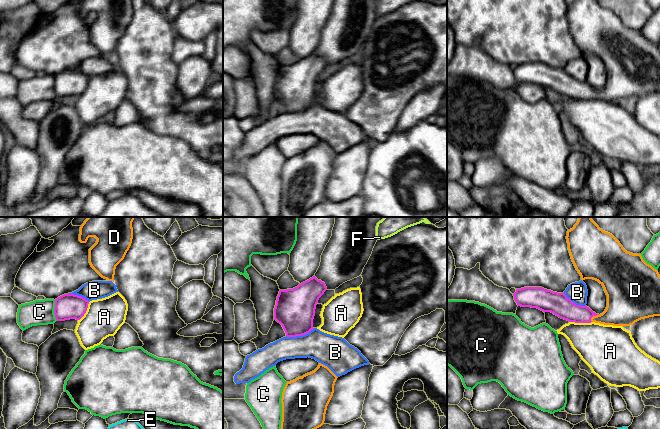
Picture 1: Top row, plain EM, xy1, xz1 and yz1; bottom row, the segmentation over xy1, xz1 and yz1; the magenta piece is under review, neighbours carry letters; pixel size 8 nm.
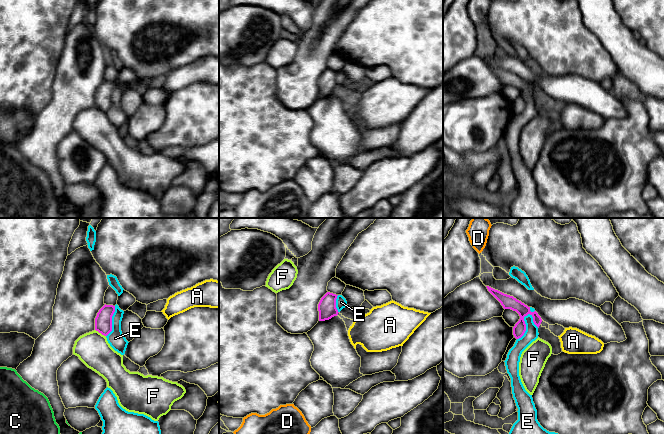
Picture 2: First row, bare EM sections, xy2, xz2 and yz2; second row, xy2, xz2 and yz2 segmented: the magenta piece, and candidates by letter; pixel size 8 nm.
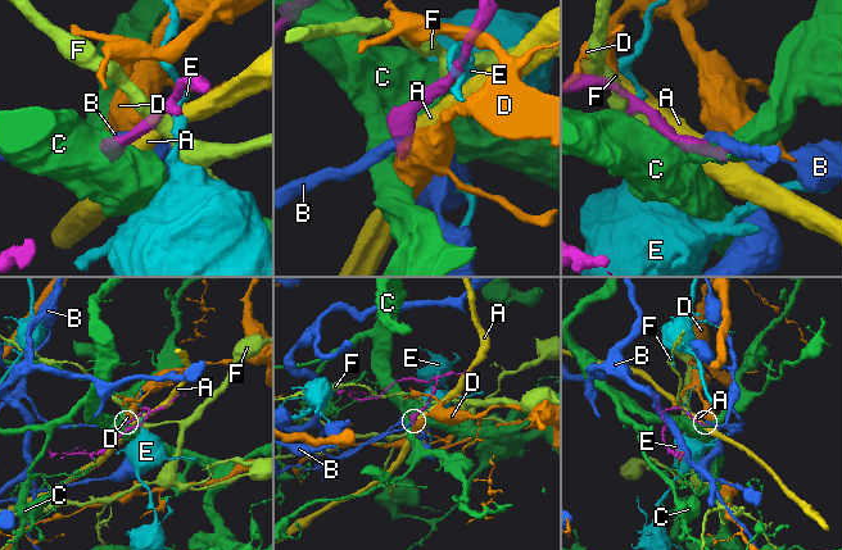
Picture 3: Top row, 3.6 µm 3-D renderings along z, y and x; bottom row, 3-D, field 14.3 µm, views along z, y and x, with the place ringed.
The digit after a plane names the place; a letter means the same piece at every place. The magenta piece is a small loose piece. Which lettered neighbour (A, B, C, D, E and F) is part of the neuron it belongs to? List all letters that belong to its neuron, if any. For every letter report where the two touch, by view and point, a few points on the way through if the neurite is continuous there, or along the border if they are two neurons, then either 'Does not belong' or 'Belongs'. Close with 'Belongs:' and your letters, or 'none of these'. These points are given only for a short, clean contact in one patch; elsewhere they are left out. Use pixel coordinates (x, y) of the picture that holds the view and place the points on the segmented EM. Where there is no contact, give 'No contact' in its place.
A: Touches magenta at yz1 (580, 322). Does not belong
B: Touches magenta at xz1 (300, 335). Boundary: xz1 (314, 328), (301, 335), (286, 336). Does not belong
C: Touches magenta at xy1 (54, 310). Does not belong
D: Touches magenta at yz1 (593, 315). Path across: yz1 (564, 308), (573, 313), (593, 315), (609, 317), (623, 308). Belongs
E: Touches magenta at yz2 (525, 325). Boundary: yz2 (531, 314), (527, 314), (524, 317), (525, 332), (517, 339). Does not belong
F: Touches magenta at xy2 (100, 332). Boundary: xy2 (95, 329), (105, 336). Does not belong
Belongs: D

